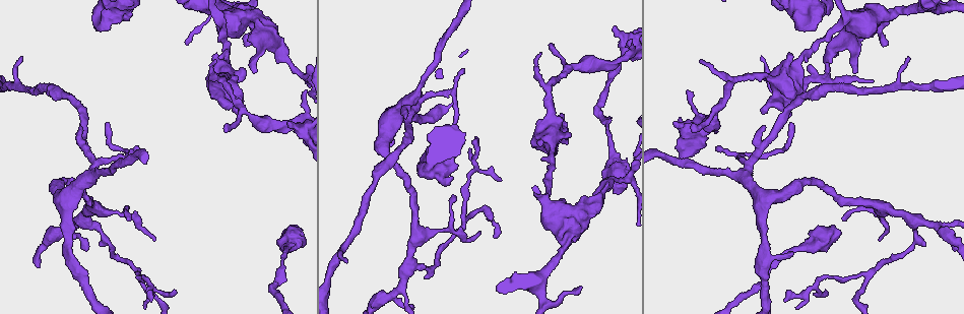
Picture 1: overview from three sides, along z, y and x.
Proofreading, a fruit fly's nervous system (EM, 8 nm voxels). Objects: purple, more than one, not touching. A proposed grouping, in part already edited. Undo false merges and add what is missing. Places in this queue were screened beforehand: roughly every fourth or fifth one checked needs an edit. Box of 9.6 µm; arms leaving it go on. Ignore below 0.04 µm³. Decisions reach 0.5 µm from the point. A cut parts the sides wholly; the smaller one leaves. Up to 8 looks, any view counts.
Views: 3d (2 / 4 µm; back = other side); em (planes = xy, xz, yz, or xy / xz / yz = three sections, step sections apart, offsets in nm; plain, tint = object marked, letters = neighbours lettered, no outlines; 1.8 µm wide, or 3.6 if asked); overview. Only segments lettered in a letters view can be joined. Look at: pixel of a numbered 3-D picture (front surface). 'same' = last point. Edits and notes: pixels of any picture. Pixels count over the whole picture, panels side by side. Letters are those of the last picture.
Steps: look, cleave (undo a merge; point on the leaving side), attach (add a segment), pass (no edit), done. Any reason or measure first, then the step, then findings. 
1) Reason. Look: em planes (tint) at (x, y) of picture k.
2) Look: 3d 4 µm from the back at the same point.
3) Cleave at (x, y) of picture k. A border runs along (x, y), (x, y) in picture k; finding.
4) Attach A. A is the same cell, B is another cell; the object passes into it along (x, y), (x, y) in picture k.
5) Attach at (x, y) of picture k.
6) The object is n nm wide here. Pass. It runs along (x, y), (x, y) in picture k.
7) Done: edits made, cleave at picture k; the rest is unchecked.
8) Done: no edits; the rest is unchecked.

Abrupt turn. Look: 3d 2 µm at (416, 98) of picture 1.

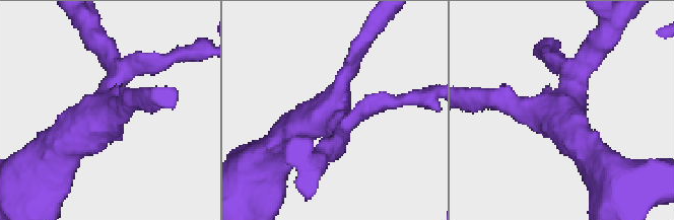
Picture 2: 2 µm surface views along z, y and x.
Look: em xz step 8 (letters) at (100, 106) of picture 2.

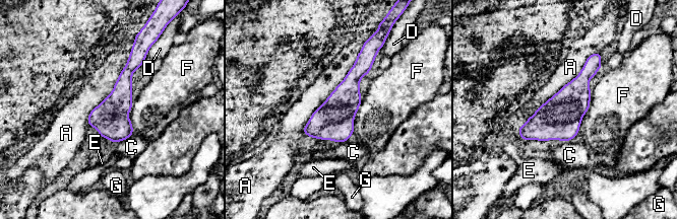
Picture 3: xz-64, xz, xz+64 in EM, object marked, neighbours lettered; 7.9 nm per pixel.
Pass. A, C, D, E, F and G are other cells; continuous, no second neuron.

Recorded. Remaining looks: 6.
Thin end. Look: 3d 4 µm at (106, 124) of picture 1.

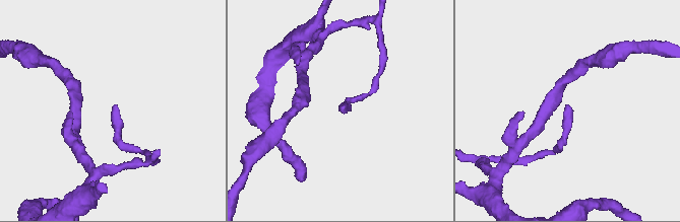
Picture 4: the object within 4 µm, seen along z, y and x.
Need the tissue. Look: em yz step 4 (tint) at (564, 107) of picture 4.

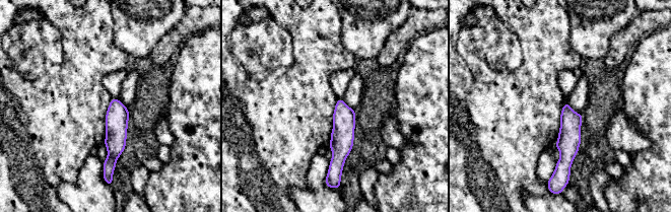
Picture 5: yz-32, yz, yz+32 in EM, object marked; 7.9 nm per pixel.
Cut it another way. Look: em xy step 8 (letters) at the same point.

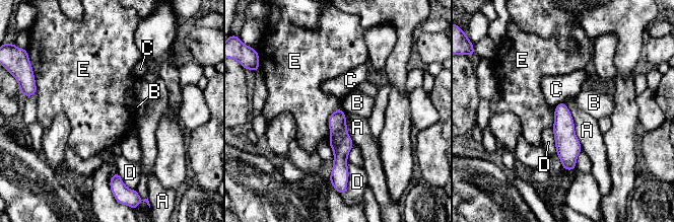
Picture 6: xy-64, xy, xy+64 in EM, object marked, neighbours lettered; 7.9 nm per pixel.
The object is 140 nm wide here. Pass. A, B, C, D and E are other cells; a border runs along (340, 107), (329, 117), (328, 141) in picture 6; no lettered segment goes on from it.

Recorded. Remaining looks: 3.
Branch stops here. Look: 3d 2 µm at (762, 113) of picture 1.

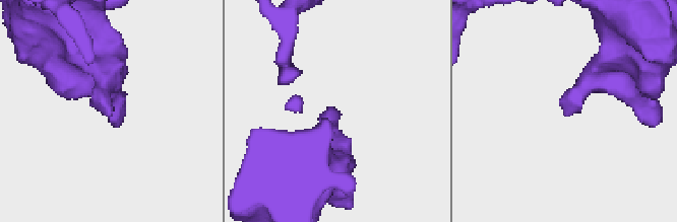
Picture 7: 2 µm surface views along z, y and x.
Look: em xy step 8 (letters) at (567, 114) of picture 7.

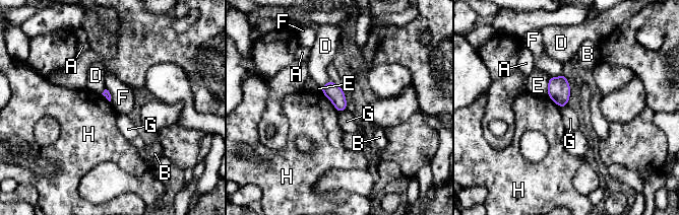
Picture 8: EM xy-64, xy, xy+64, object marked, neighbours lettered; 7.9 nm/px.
The longest contact is with H, 240 nm. Pass. A, B, D, E, F, G and H are other cells; none of them fits.

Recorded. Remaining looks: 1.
Done: no edits; the rest is unchecked.

